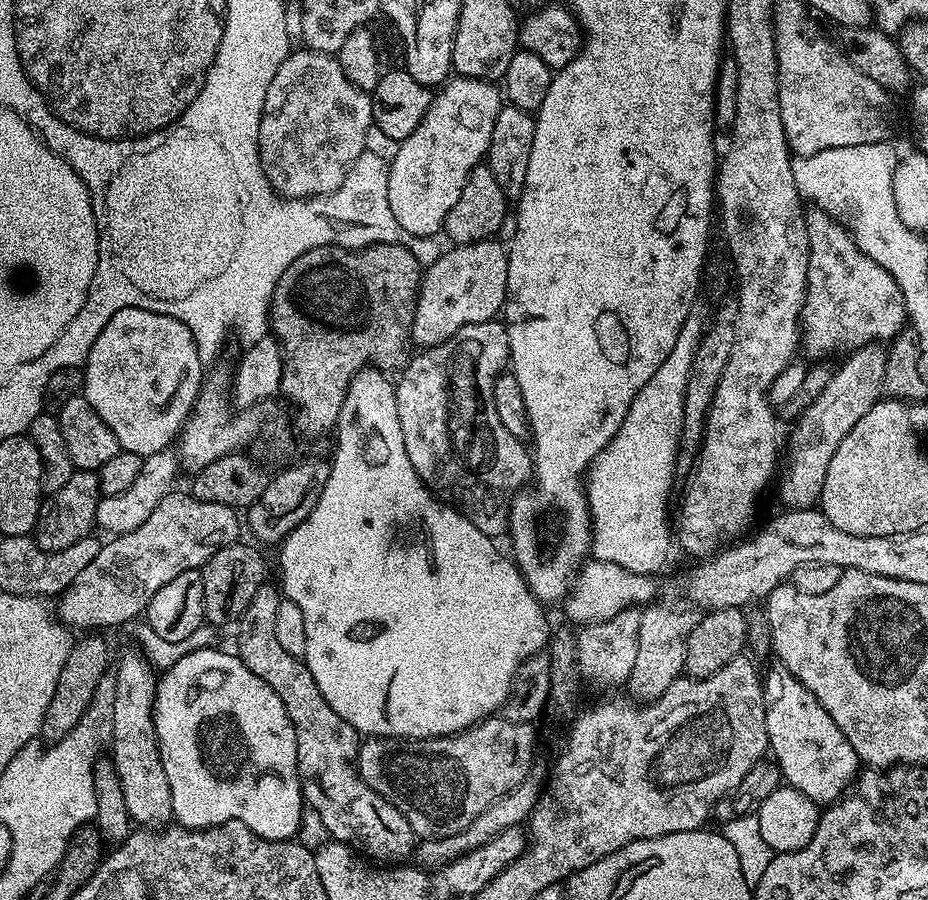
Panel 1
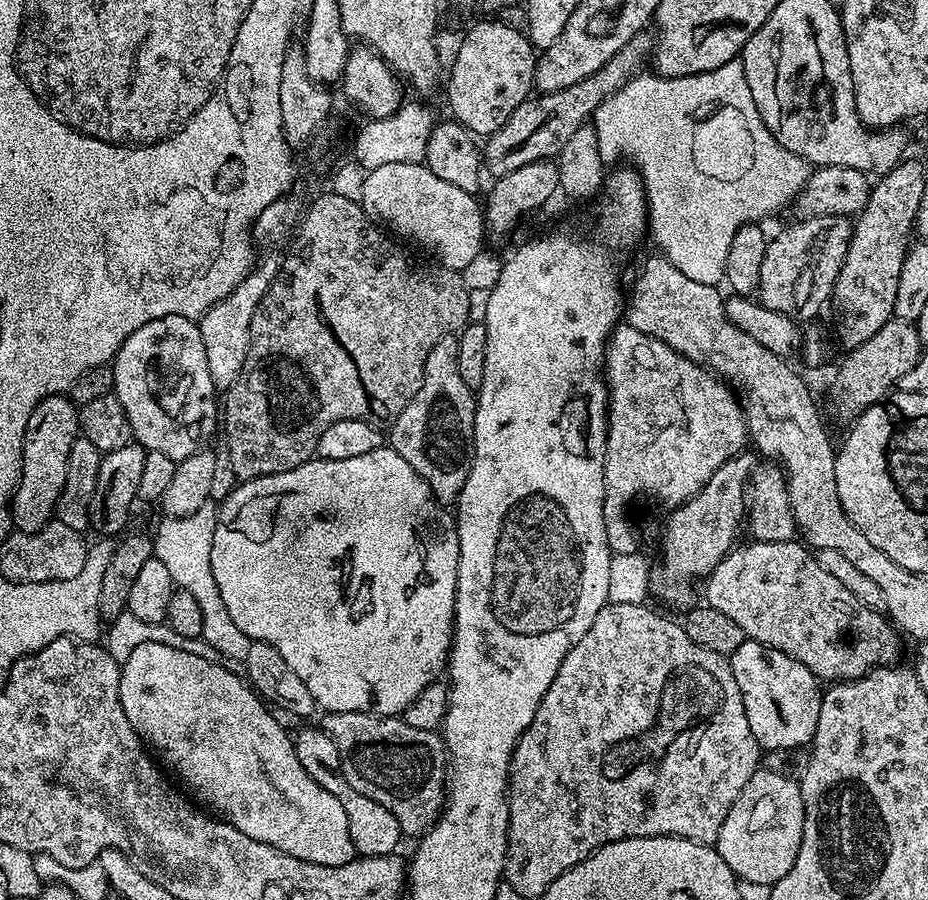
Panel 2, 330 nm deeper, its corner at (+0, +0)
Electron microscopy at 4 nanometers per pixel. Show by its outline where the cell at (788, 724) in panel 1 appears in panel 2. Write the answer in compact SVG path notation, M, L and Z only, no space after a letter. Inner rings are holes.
M745 638L742 646L730 657L734 682L742 694L742 706L746 706L746 722L750 722L750 734L760 743L761 749L803 748L811 745L818 726L818 710L822 695L821 681L816 679L802 662L782 654L757 640Z

